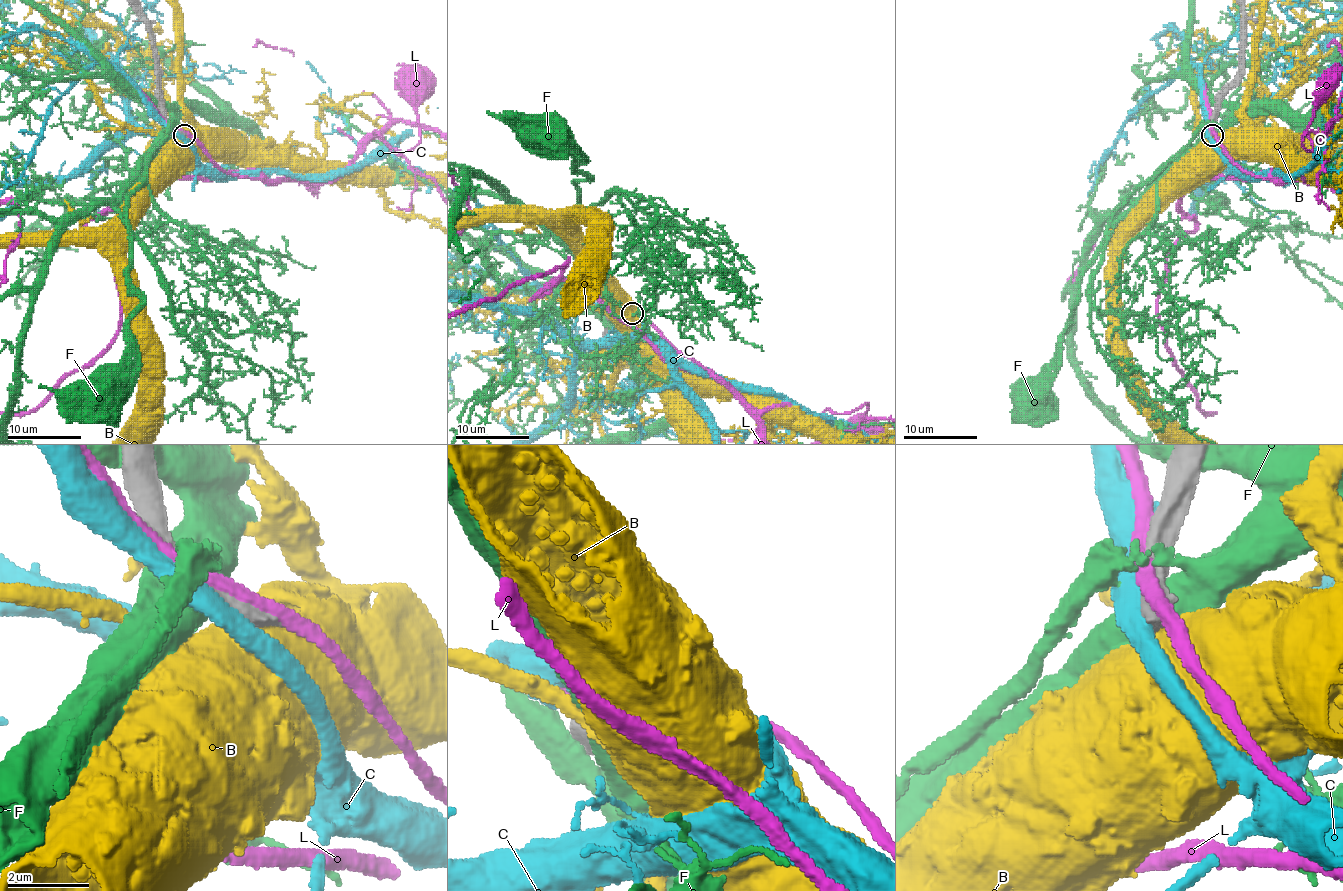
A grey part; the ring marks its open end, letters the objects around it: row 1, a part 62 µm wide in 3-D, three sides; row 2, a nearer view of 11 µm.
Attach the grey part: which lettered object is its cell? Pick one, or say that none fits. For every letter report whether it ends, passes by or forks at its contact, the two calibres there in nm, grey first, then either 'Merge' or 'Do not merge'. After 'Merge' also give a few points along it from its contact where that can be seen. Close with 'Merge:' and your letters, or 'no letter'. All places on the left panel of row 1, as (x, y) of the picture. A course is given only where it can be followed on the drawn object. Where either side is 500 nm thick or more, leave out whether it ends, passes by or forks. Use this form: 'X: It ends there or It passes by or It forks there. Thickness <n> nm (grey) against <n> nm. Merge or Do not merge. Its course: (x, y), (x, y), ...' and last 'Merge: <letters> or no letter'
B: Thickness 700 nm (grey) against 1000 nm. Do not merge
C: Thickness 550 nm (grey) against 480 nm. Do not merge
F: Thickness 550 nm (grey) against 850 nm. Do not merge
L: Thickness 550 nm (grey) against 320 nm. Do not merge
Merge: no letter

